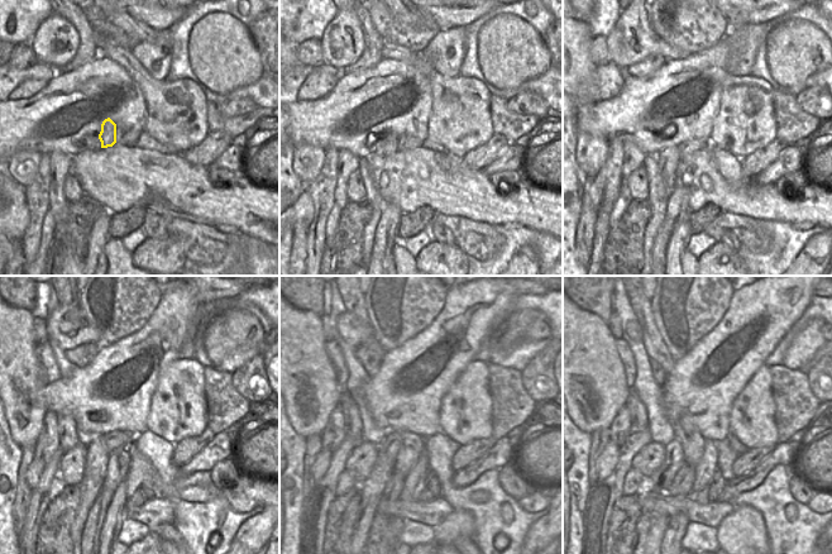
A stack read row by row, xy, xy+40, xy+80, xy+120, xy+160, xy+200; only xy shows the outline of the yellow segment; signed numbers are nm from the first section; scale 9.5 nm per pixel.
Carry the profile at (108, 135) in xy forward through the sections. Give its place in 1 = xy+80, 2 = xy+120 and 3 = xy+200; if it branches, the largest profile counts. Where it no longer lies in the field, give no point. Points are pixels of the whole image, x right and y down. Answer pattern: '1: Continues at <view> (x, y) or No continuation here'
1: Continues at xy+80 (668, 160)
2: Continues at xy+120 (99, 452)
3: Continues at xy+200 (655, 485)

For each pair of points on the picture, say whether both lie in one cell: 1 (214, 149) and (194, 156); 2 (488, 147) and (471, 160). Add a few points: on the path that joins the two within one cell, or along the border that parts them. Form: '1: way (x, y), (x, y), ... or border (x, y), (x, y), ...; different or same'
1: way (209, 149), (199, 156); same
2: way (484, 151), (474, 160); same

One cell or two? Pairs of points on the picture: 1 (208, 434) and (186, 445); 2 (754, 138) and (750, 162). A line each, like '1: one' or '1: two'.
1: one
2: two

